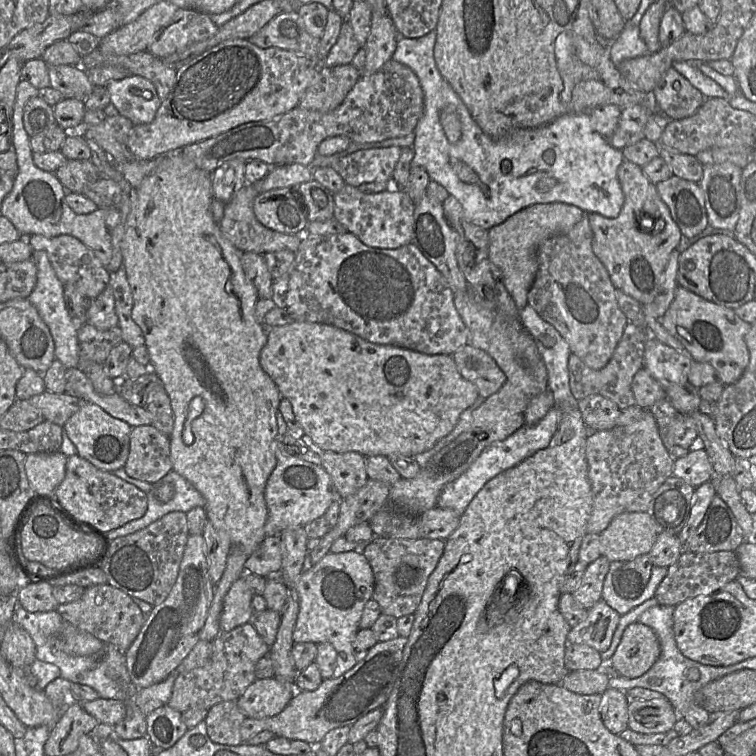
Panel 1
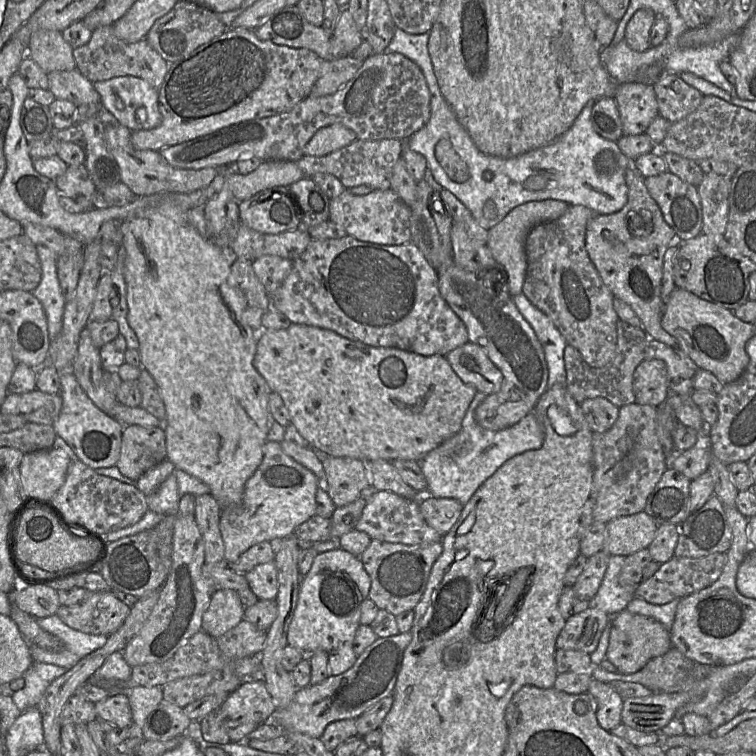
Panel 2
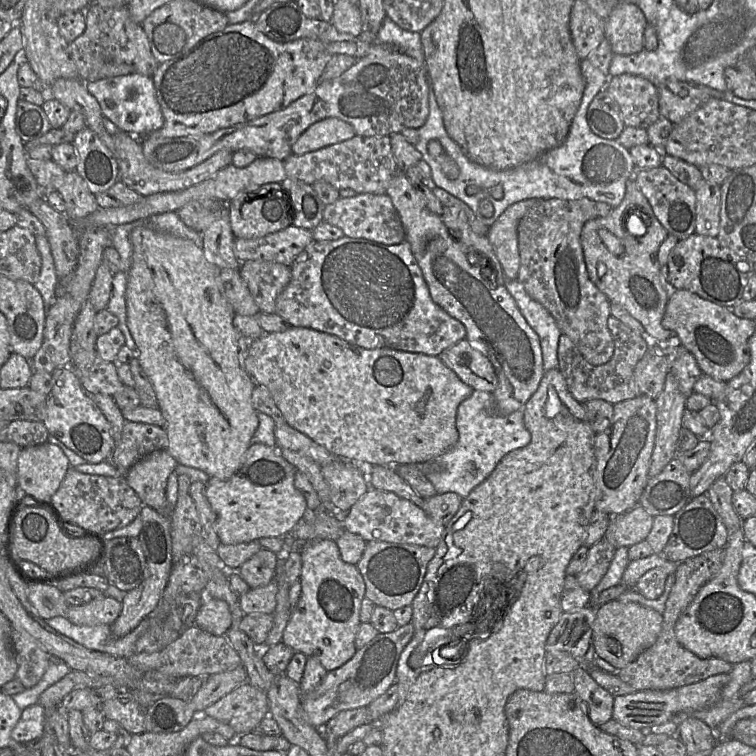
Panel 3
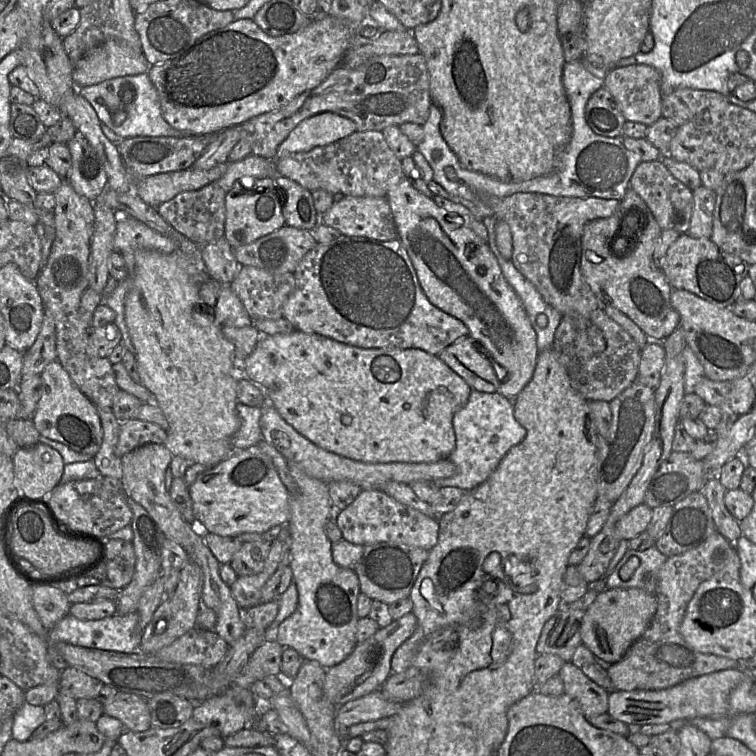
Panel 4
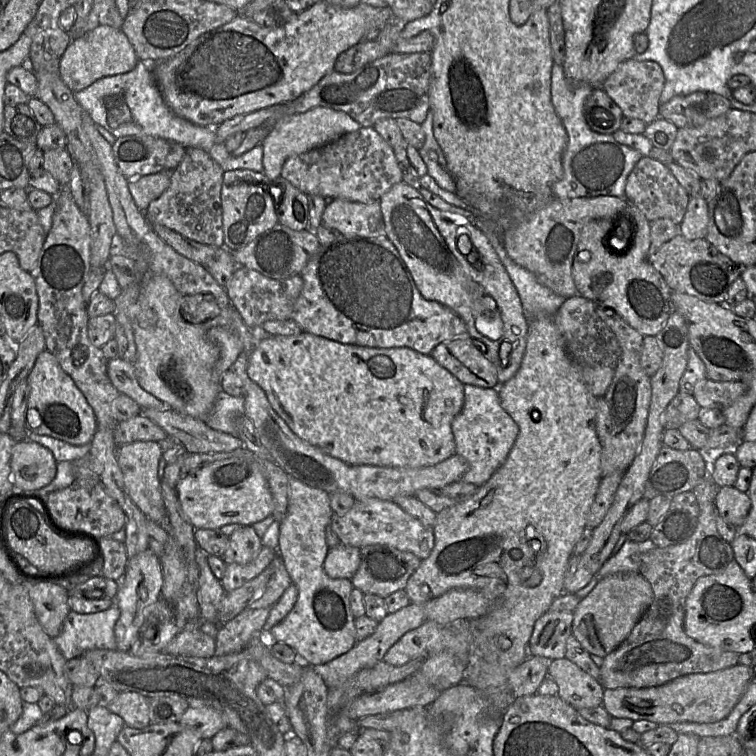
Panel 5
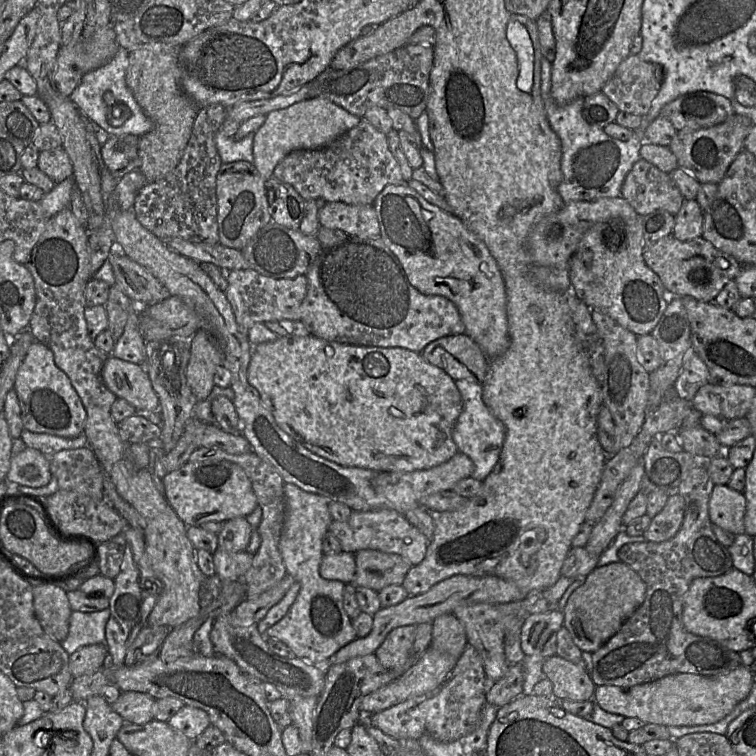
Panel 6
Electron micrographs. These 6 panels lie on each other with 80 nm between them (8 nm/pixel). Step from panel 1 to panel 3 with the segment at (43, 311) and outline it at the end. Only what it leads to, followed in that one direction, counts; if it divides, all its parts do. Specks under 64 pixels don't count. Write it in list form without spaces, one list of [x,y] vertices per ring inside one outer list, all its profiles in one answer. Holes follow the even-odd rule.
[[[35,236],[35,238],[36,247],[41,256],[41,270],[34,287],[42,296],[47,312],[57,301],[58,277],[47,237]]]

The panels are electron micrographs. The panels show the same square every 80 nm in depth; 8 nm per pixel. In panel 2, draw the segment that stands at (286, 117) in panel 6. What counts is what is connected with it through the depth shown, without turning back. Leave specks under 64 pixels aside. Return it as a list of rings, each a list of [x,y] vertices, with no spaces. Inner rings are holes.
[[[332,124],[319,129],[307,143],[307,156],[325,156],[350,145],[357,135],[342,124]]]

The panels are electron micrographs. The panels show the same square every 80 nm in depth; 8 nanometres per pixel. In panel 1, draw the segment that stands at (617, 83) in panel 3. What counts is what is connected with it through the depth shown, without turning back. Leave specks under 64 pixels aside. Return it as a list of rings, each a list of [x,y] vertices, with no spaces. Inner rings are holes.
[[[643,105],[622,108],[618,125],[610,136],[611,145],[620,151],[645,137],[645,125],[652,112]]]

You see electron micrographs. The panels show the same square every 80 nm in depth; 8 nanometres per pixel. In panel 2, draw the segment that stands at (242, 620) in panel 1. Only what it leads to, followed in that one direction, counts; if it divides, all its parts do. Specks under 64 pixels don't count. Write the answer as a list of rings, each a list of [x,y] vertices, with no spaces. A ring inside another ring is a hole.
[[[215,591],[203,614],[202,630],[217,639],[245,619],[245,608],[237,591]]]

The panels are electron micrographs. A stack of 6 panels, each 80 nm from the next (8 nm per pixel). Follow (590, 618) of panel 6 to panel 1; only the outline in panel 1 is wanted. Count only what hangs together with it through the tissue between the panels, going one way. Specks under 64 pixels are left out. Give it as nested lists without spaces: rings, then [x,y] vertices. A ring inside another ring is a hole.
[[[638,621],[625,628],[610,662],[620,676],[637,678],[650,669],[660,653],[660,642],[655,632]]]

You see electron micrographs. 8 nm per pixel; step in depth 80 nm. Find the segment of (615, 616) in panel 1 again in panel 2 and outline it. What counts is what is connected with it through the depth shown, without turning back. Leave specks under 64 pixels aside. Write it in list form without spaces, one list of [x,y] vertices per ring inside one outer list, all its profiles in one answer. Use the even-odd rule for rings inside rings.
[[[590,605],[584,611],[565,620],[565,625],[556,640],[556,648],[591,654],[596,650],[610,620],[608,614]]]

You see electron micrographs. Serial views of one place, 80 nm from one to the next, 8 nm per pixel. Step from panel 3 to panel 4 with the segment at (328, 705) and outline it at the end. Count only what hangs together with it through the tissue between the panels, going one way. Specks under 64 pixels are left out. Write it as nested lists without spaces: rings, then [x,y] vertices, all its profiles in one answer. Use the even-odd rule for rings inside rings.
[[[413,612],[384,627],[367,640],[357,643],[353,652],[341,663],[327,669],[323,686],[325,698],[336,708],[350,700],[368,695],[382,688],[392,674],[391,660],[395,651],[415,632],[417,618]]]

